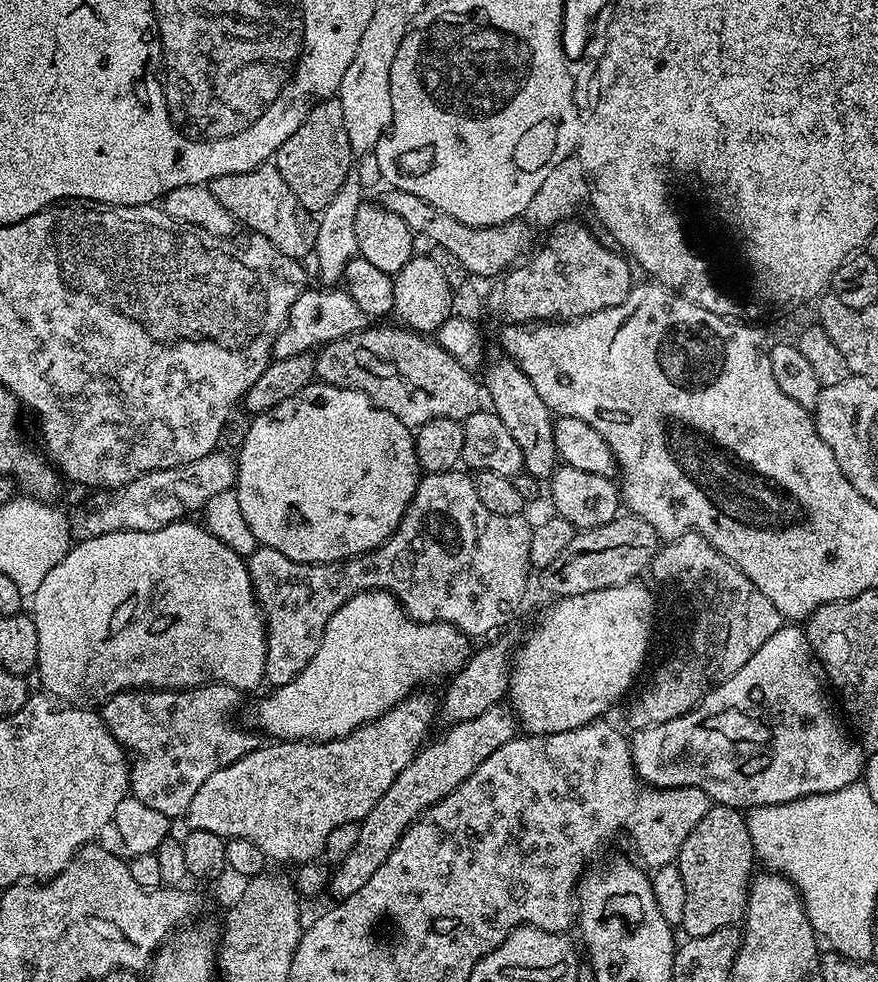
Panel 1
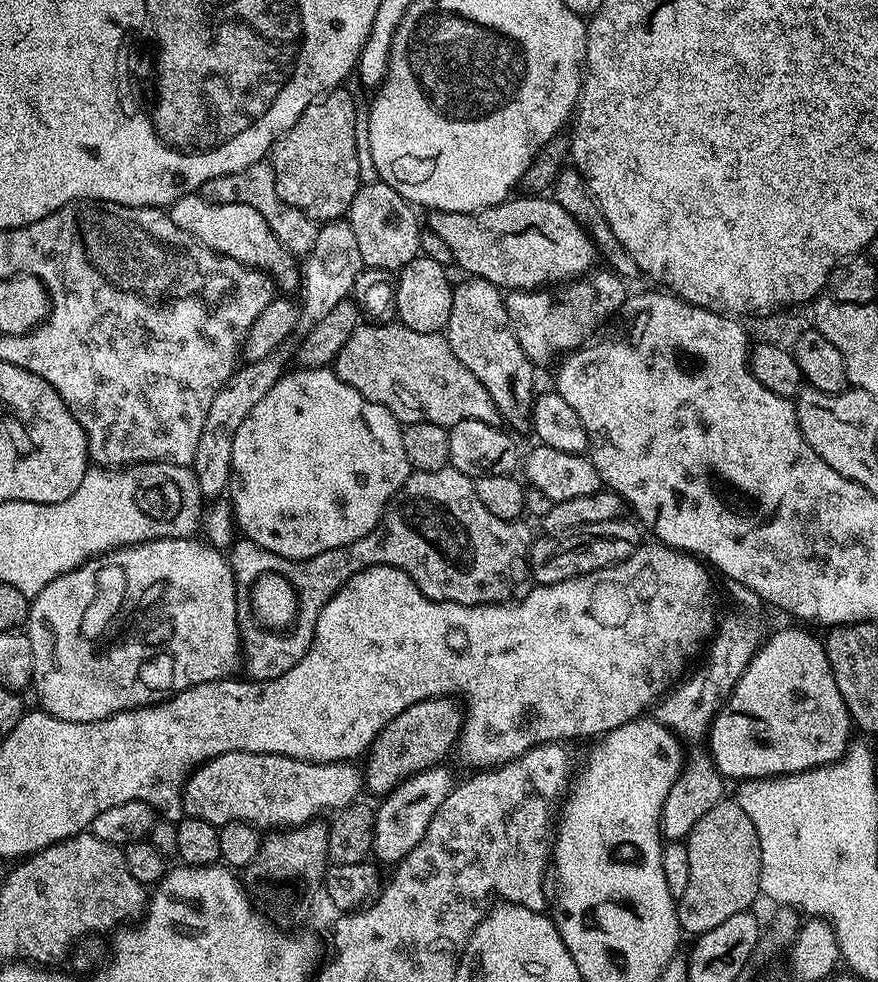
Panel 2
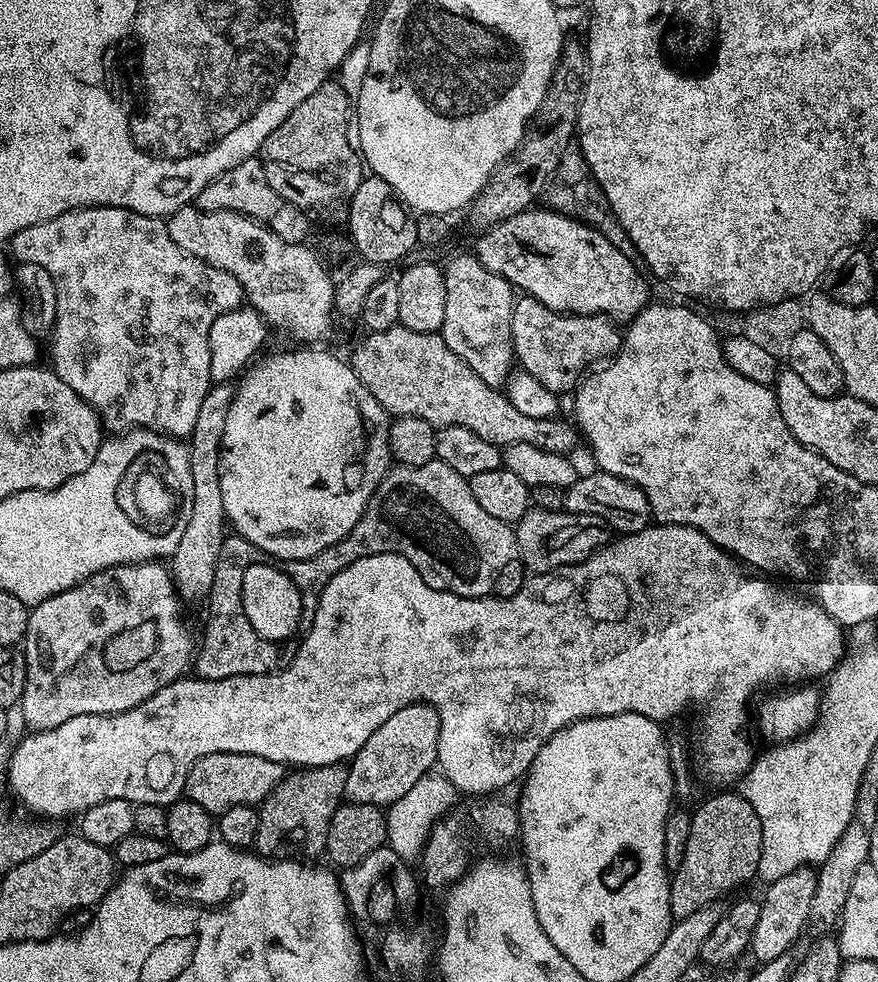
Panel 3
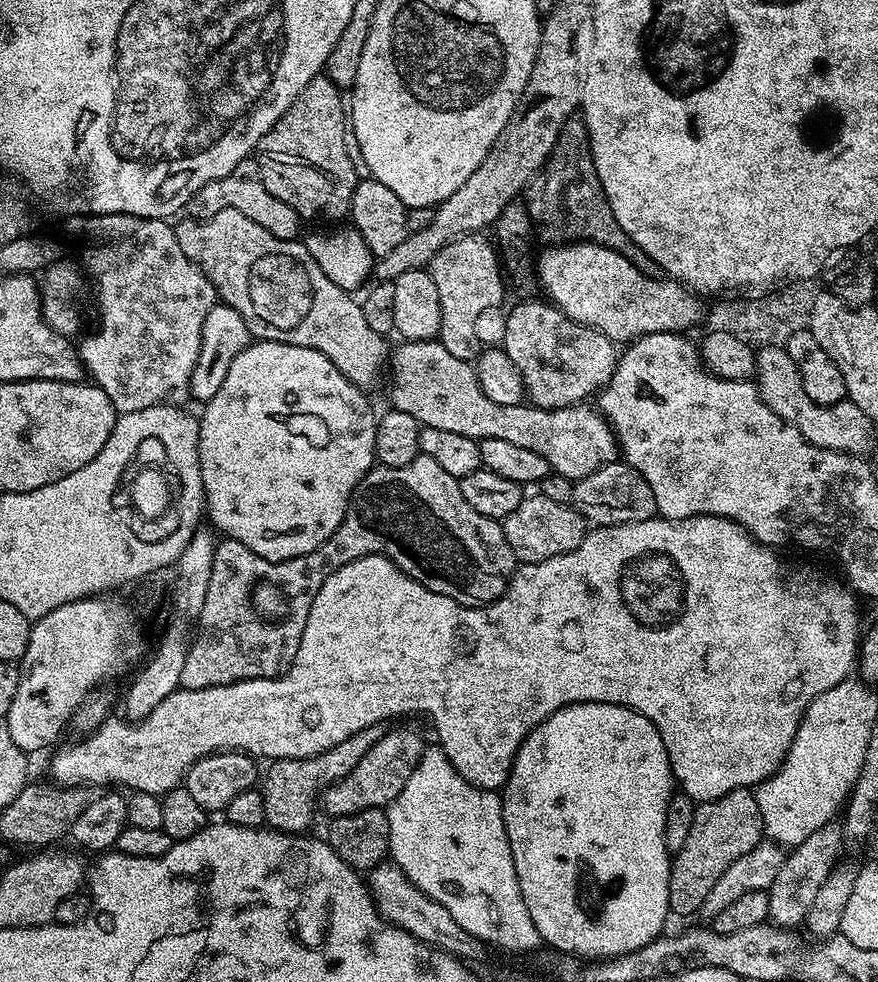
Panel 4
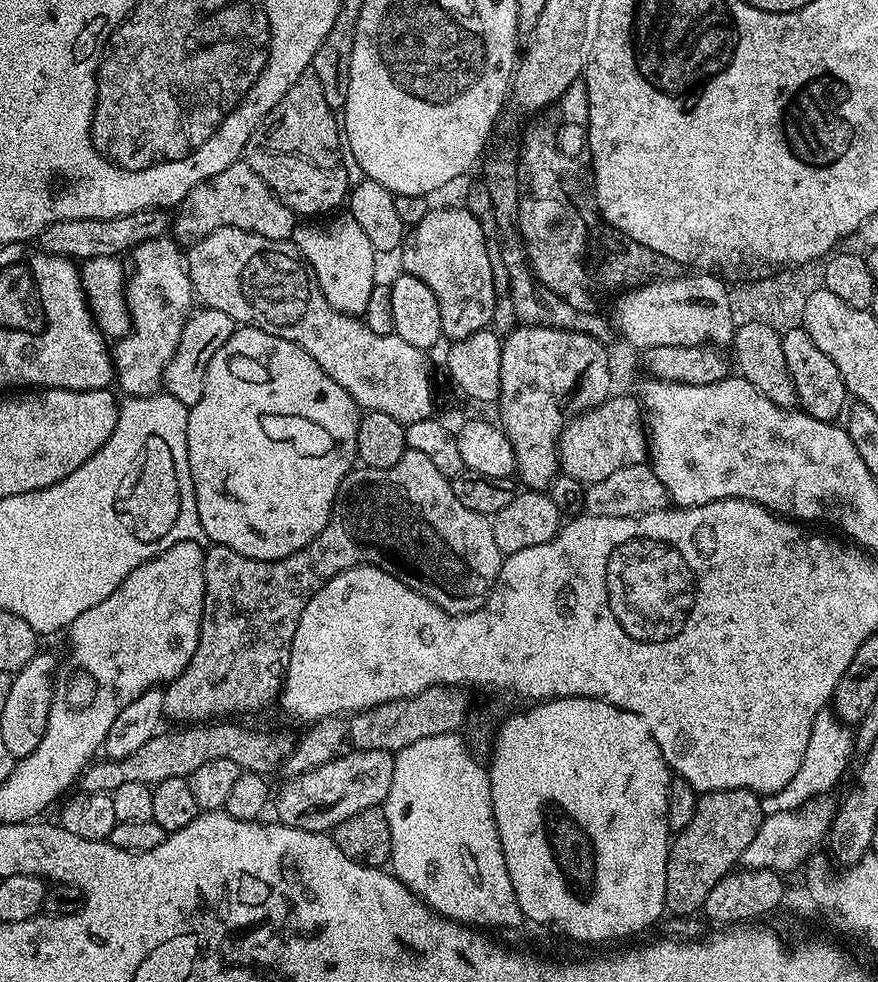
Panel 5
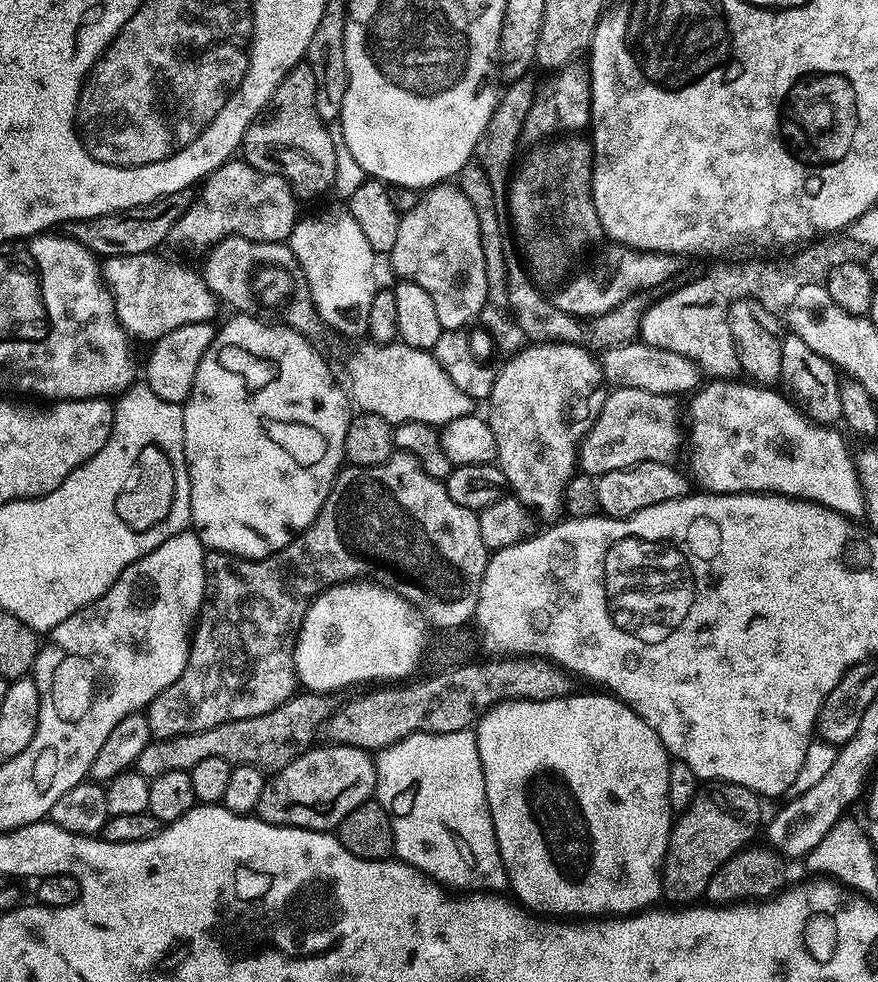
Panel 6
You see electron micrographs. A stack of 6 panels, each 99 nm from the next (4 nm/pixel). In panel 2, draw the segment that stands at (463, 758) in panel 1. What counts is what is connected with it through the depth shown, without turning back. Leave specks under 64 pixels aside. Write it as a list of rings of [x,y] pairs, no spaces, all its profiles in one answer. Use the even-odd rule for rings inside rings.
[[[444,766],[427,768],[414,774],[409,780],[403,780],[398,787],[383,797],[380,805],[376,804],[375,824],[373,826],[374,856],[381,865],[395,866],[400,863],[418,842],[422,842],[422,834],[426,834],[426,826],[430,826],[430,818],[446,802],[452,792],[454,779]]]

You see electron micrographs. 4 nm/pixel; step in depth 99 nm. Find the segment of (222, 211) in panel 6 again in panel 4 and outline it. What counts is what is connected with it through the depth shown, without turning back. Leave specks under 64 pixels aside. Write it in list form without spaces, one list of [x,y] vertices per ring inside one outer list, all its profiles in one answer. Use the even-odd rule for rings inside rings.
[[[249,158],[238,162],[238,166],[234,166],[234,170],[230,170],[230,174],[206,182],[206,186],[202,186],[202,190],[198,190],[189,198],[186,212],[189,217],[205,220],[218,214],[218,210],[227,208],[238,210],[238,214],[246,214],[246,218],[250,218],[250,222],[258,222],[258,226],[262,226],[262,230],[270,230],[270,234],[274,234],[274,238],[294,240],[301,235],[301,216],[293,208],[286,206],[286,202],[282,202],[282,198],[274,198],[274,194],[270,194],[270,190],[266,190],[260,177],[260,167],[256,165],[255,159]]]

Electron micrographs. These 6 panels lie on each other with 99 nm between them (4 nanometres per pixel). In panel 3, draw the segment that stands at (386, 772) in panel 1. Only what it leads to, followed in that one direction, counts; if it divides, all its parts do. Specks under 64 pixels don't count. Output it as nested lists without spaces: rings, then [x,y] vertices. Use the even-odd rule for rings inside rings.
[[[237,752],[206,754],[201,760],[192,764],[190,774],[186,778],[184,796],[198,802],[202,810],[213,814],[230,810],[230,806],[243,804],[259,806],[280,785],[285,775],[285,765],[270,762],[270,758],[258,758],[254,754]]]

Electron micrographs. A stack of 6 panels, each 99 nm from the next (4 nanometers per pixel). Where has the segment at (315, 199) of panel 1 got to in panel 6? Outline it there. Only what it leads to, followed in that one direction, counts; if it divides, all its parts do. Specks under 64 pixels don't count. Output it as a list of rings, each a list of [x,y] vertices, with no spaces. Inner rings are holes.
[[[301,62],[278,82],[270,102],[250,122],[242,156],[258,170],[285,176],[297,193],[329,191],[334,180],[334,142],[328,129],[329,125],[318,114],[314,70]]]

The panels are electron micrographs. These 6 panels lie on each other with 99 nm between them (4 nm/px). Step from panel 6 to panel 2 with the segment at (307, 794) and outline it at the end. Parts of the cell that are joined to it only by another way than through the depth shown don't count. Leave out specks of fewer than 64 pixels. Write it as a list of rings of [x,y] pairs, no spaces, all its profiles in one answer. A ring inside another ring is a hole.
[[[431,696],[422,702],[414,702],[402,710],[388,723],[372,743],[367,753],[368,765],[363,765],[362,775],[367,791],[387,794],[392,792],[414,774],[437,767],[448,751],[457,747],[460,729],[464,727],[464,714],[461,705],[455,699],[443,696]]]

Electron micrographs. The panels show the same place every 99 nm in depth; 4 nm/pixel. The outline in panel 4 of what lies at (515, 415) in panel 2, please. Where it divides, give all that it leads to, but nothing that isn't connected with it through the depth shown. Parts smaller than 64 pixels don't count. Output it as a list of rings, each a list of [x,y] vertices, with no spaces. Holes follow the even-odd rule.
[[[473,234],[470,236],[460,236],[454,242],[450,242],[442,250],[438,250],[438,254],[434,254],[434,258],[429,262],[427,266],[427,271],[430,274],[430,278],[434,278],[434,286],[438,289],[438,302],[442,302],[442,326],[440,327],[439,341],[442,346],[446,346],[446,350],[450,350],[450,354],[454,354],[454,358],[462,358],[469,362],[475,361],[476,357],[480,355],[482,351],[482,343],[480,344],[480,332],[476,329],[476,323],[487,314],[491,308],[496,308],[504,300],[504,284],[506,288],[506,280],[502,275],[502,260],[498,255],[497,249],[494,247],[493,241],[488,240],[484,234]]]

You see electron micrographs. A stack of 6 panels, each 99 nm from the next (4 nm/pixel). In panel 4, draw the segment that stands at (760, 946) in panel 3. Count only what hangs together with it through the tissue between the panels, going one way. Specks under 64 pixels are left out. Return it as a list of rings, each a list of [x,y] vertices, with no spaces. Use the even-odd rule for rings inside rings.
[[[832,819],[820,826],[786,855],[782,868],[774,878],[767,891],[770,910],[768,917],[771,923],[782,928],[796,928],[805,923],[811,903],[818,894],[819,887],[829,877],[830,870],[836,866],[838,854],[844,846],[844,827],[839,819]]]

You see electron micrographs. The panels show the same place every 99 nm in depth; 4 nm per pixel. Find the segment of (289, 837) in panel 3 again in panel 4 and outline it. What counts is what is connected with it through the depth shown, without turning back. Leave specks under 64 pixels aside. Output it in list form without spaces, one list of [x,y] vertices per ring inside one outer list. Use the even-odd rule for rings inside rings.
[[[379,727],[363,728],[358,730],[358,734],[350,734],[346,742],[338,742],[338,746],[322,754],[314,754],[310,758],[282,758],[271,761],[267,765],[269,768],[262,772],[267,827],[277,832],[307,833],[312,819],[316,816],[316,808],[318,812],[318,801],[324,789],[346,778],[346,774],[350,774],[350,770],[354,770],[354,766],[362,762],[362,754],[366,754],[366,750],[370,750],[370,746],[374,746],[374,742],[378,742],[381,735]]]

